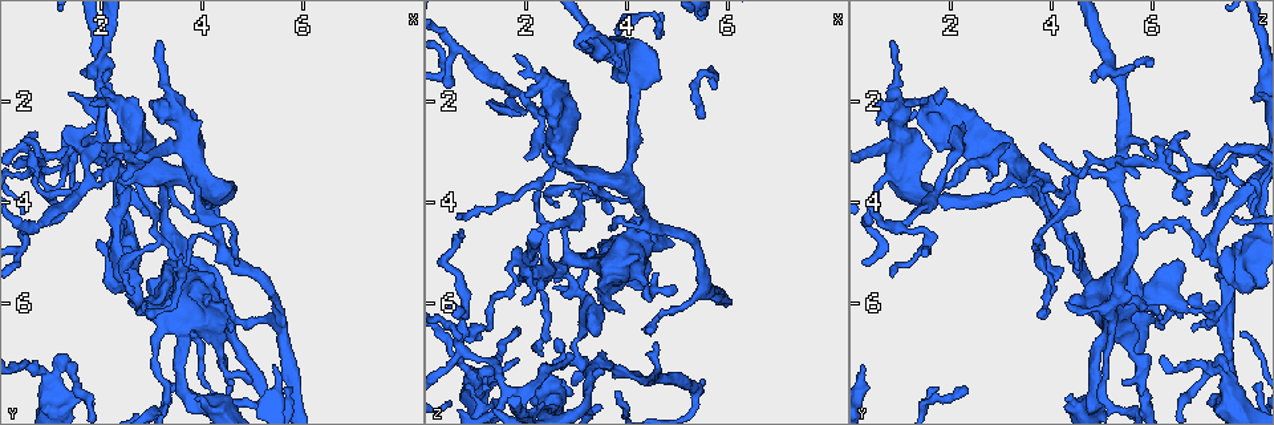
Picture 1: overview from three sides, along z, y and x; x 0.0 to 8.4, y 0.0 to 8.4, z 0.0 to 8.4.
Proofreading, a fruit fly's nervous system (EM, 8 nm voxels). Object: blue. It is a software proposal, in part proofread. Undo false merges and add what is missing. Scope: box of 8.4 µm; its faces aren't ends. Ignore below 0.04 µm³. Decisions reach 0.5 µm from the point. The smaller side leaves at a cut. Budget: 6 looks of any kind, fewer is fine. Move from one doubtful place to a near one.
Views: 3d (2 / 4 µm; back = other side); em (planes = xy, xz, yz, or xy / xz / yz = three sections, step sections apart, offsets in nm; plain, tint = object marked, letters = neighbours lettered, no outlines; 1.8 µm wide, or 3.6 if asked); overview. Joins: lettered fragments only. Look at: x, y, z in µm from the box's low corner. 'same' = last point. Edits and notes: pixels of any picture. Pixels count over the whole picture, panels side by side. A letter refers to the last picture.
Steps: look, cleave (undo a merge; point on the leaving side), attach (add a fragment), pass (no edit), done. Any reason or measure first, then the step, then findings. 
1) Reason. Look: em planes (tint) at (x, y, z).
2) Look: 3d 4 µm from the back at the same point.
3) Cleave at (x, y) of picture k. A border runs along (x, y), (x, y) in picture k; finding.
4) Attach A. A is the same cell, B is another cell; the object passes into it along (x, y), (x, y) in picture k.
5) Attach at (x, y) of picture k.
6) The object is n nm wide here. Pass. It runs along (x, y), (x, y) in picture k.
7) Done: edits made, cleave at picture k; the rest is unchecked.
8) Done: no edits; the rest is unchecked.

Look: em planes (letters) at (2.00, 1.75, 1.90).

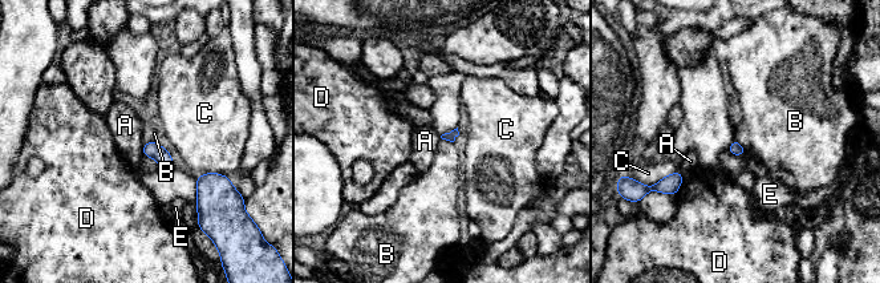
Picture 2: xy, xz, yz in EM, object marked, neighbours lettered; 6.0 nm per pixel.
The longest contact is with C, 180 nm. Pass. A, B, C, D and E are other cells; none of them fits.

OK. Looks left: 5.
A narrow waist. Look: em planes (letters) at (2.50, 3.55, 5.30).

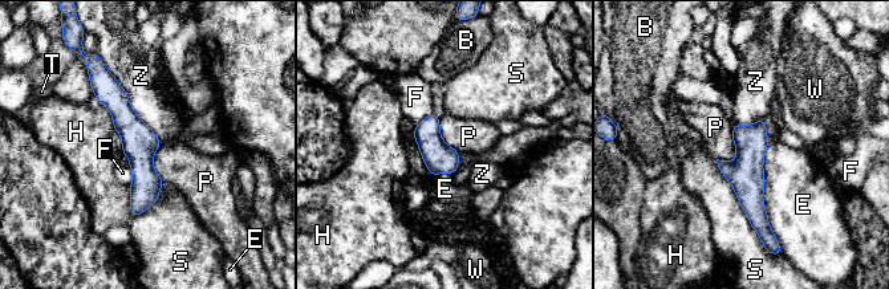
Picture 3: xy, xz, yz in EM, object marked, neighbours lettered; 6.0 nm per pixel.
The longest contact is with E, 550 nm. Pass. B, E, F, H, P, S, T, W and Z are other cells; continuous, no second cell.

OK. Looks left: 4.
Branch stops here. Look: em planes (plain) at (1.85, 7.90, 7.10).

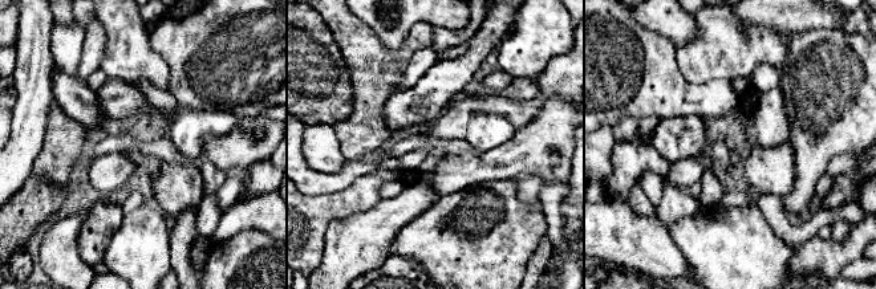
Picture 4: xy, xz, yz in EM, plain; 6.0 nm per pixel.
What lies round it. Look: em planes (letters) at the same point.

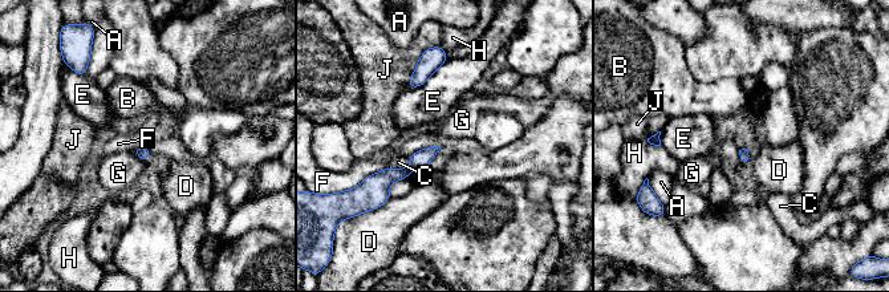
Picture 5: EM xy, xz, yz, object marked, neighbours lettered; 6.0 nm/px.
The longest contact is with E, 300 nm. Pass. A, B, C, D, E, F, G, H and J are other cells; none of them fits.

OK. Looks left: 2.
Done: no edits; the rest is unchecked.

